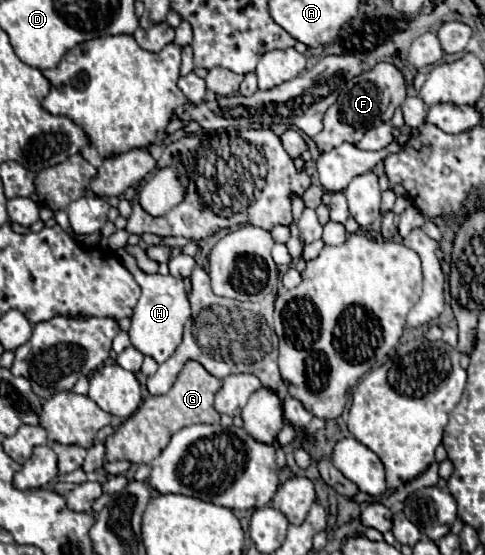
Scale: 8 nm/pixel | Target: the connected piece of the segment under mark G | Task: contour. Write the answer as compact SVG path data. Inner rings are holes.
M189 360L167 394L149 396L147 400L143 400L139 410L133 416L129 416L113 436L105 440L105 448L107 448L105 458L109 462L129 460L135 464L149 464L159 456L165 444L169 444L169 438L181 428L199 422L219 424L219 412L213 408L213 396L215 390L219 388L221 388L219 378L211 376L199 362Z

